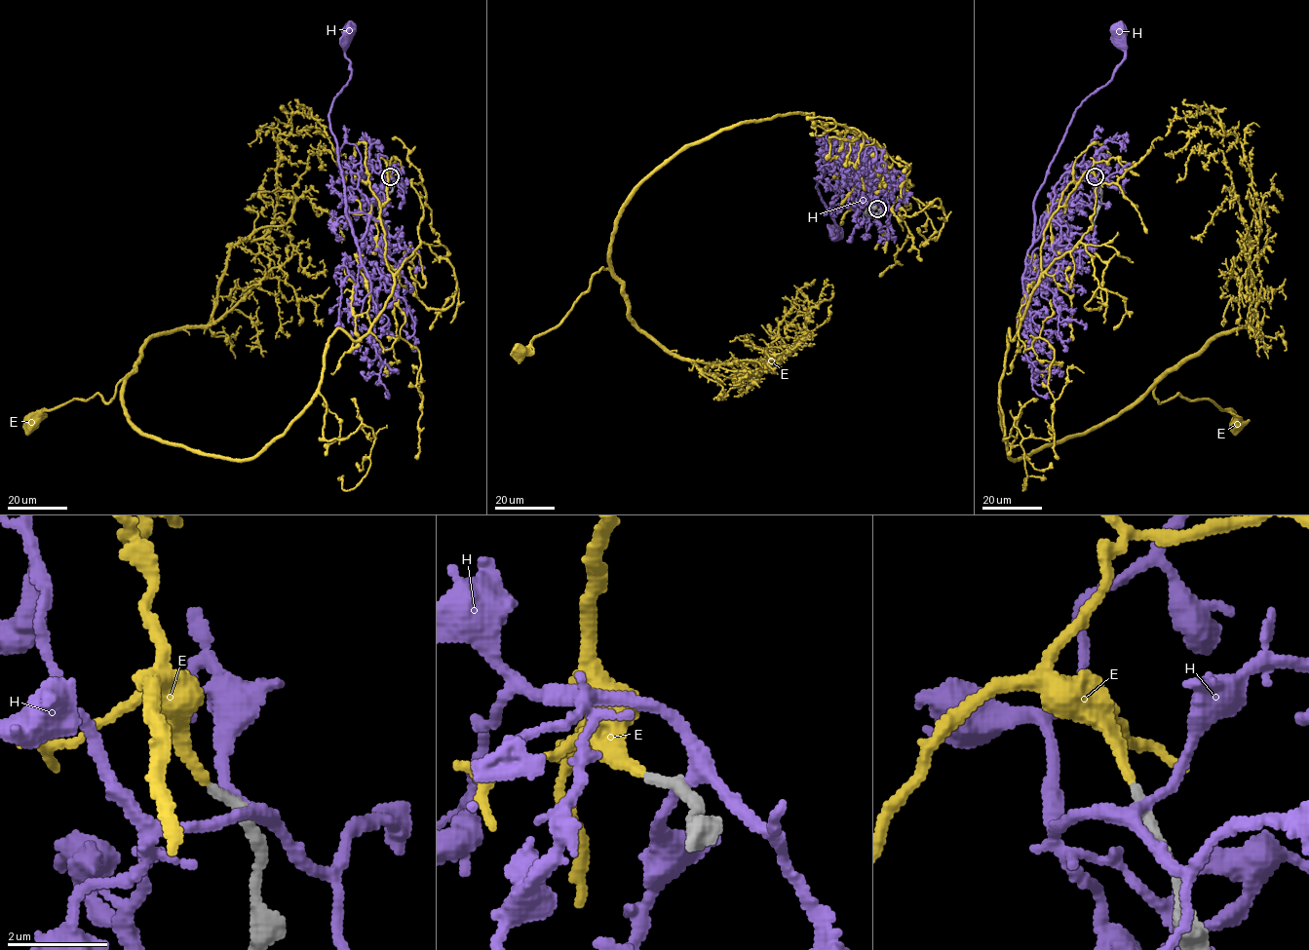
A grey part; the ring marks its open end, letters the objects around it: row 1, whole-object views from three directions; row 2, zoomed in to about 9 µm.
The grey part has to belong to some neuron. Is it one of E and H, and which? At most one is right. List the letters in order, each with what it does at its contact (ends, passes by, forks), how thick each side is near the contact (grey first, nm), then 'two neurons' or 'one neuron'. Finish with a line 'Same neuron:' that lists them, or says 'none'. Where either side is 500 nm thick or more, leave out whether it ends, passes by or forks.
E: it ends | 200/200 nm | one neuron
H: it forks | 280/240 nm | two neurons
Same neuron: E

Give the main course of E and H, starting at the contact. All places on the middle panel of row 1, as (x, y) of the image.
E: (877, 208), (866, 166), (879, 146), (844, 126), (806, 113), (720, 129), (641, 183), (610, 271), (519, 350)
H: (879, 209), (849, 192), (845, 169), (859, 162), (833, 148), (817, 188), (838, 228), (832, 239), (836, 233)

